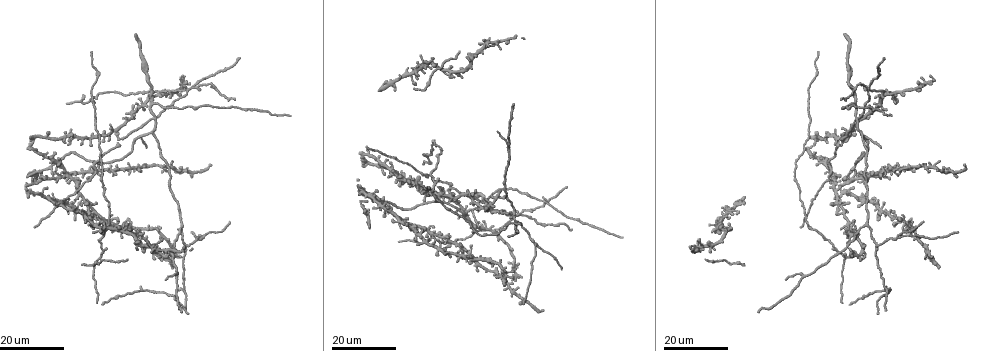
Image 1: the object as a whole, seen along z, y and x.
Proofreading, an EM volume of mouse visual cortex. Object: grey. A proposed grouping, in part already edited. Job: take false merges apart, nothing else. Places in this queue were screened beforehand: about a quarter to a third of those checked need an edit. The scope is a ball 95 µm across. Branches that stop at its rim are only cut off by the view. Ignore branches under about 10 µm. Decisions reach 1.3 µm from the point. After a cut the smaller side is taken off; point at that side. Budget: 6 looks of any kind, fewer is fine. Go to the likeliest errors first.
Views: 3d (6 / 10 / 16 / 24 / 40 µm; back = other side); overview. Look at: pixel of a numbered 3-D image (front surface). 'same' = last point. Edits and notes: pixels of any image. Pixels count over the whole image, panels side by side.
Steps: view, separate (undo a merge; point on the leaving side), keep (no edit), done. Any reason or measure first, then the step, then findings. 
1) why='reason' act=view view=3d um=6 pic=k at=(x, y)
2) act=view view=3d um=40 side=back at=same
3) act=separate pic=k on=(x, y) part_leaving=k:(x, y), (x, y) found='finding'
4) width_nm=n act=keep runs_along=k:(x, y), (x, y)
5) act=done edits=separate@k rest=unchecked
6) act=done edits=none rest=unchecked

why='looks like a crossing' act=view view=3d um=16 pic=1 at=(188, 89)

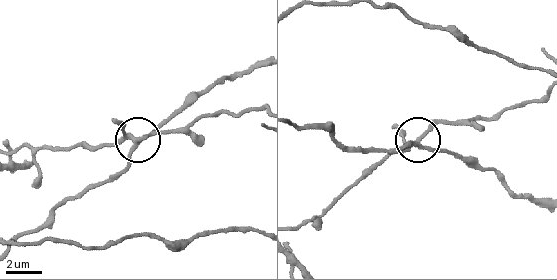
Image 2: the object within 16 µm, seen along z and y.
act=view view=3d um=10 pic=2 at=(418, 141)

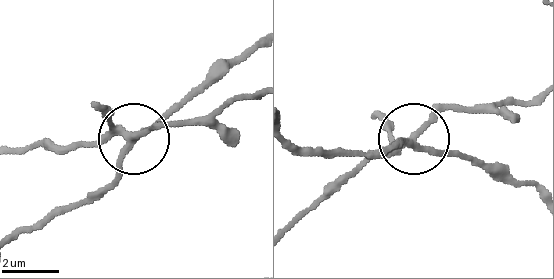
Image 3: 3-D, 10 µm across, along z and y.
width_nm=240 act=separate pic=3 on=(436, 107) part_leaving=3:(127, 140), (108, 133), (65, 147), (15, 147) found='a second neuron is stuck on'

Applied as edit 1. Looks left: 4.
why='four or more arms meet' act=view view=3d um=24 pic=1 at=(152, 119)

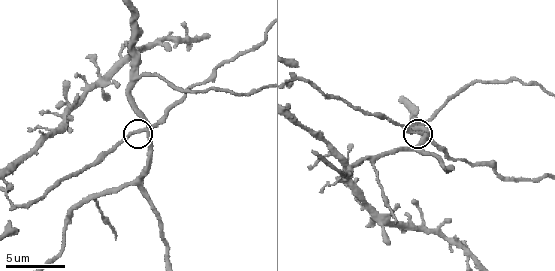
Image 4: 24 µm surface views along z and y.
why='closer look' act=view view=3d um=6 pic=4 at=(146, 130)

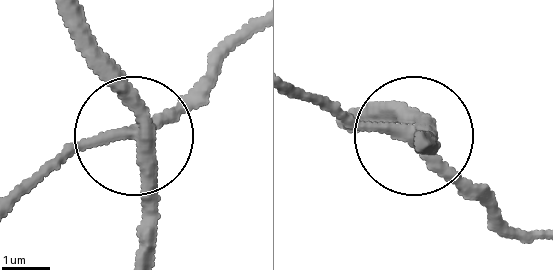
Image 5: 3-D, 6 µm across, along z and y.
width_nm=280 act=separate pic=5 on=(112, 72) part_leaving=5:(139, 133), (139, 249) found='two neurons meet here'

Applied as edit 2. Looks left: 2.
act=done edits=separate@3,separate@5 rest=unchecked

